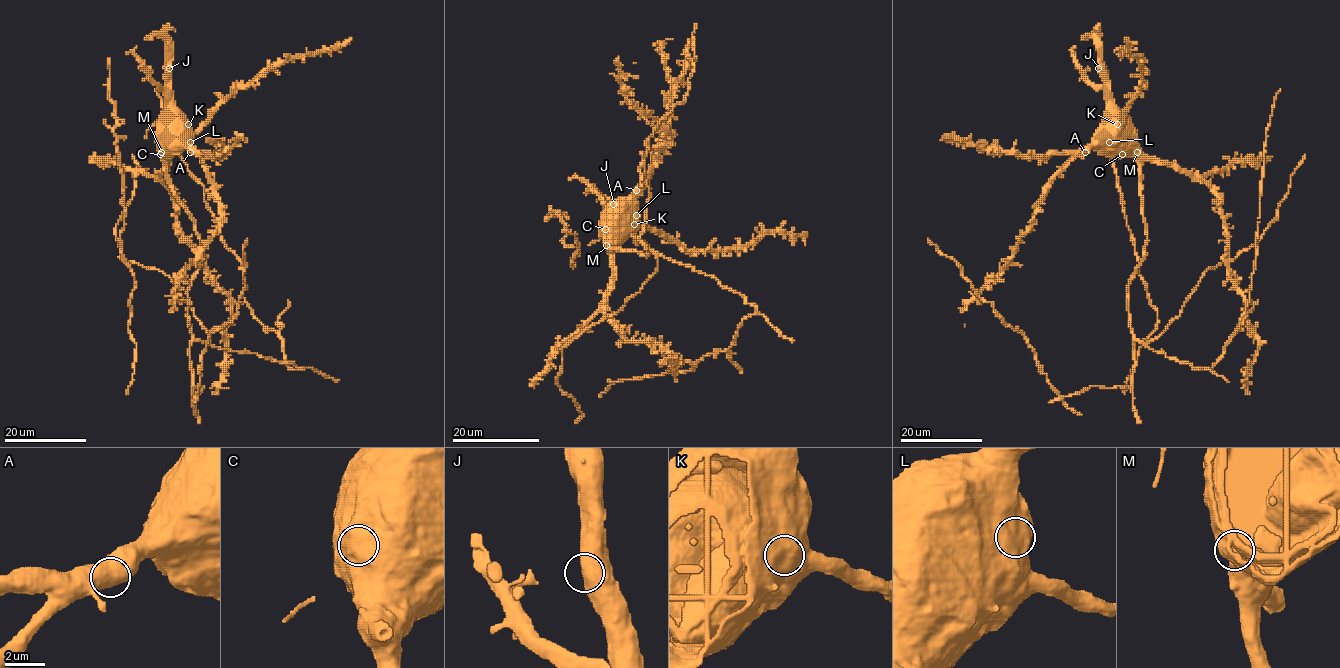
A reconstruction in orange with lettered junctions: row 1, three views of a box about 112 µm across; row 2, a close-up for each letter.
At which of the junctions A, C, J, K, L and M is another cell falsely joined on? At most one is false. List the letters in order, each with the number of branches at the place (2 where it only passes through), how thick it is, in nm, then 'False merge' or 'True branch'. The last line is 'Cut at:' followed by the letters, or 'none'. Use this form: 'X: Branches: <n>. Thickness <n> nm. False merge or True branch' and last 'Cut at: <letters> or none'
A: Branches: 1. Thickness 750 nm. True branch
C: Branches: 1. Thickness 750 nm. True branch
J: Branches: 1. Thickness 750 nm. True branch
K: Branches: 1. Thickness 750 nm. True branch
L: Branches: 1. Thickness 750 nm. True branch
M: Branches: 1. Thickness 750 nm. True branch
Cut at: none

